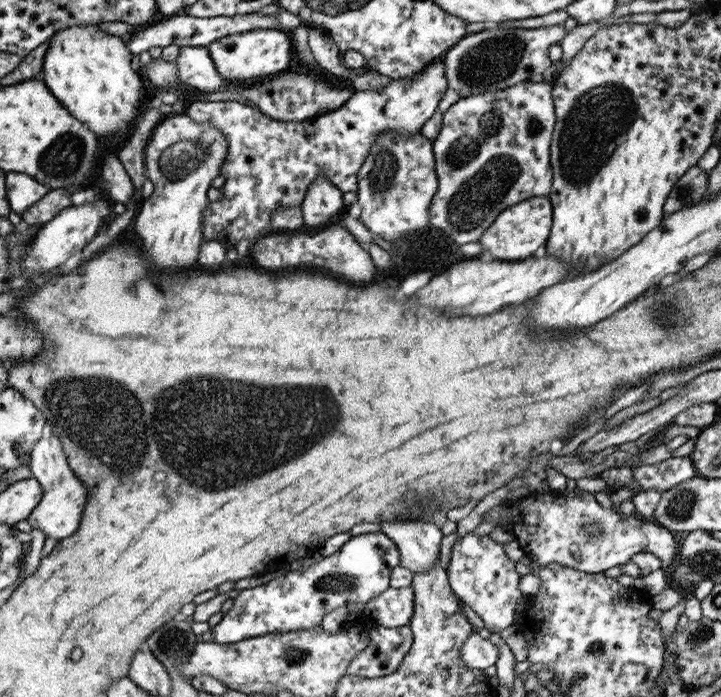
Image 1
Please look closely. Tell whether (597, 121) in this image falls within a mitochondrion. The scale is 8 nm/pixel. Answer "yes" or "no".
yes

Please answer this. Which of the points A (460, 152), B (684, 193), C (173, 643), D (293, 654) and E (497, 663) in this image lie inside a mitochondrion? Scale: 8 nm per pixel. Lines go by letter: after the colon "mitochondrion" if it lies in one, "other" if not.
A: mitochondrion
B: mitochondrion
C: mitochondrion
D: mitochondrion
E: other

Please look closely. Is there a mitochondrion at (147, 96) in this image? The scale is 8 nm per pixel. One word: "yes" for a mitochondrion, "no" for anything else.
no

